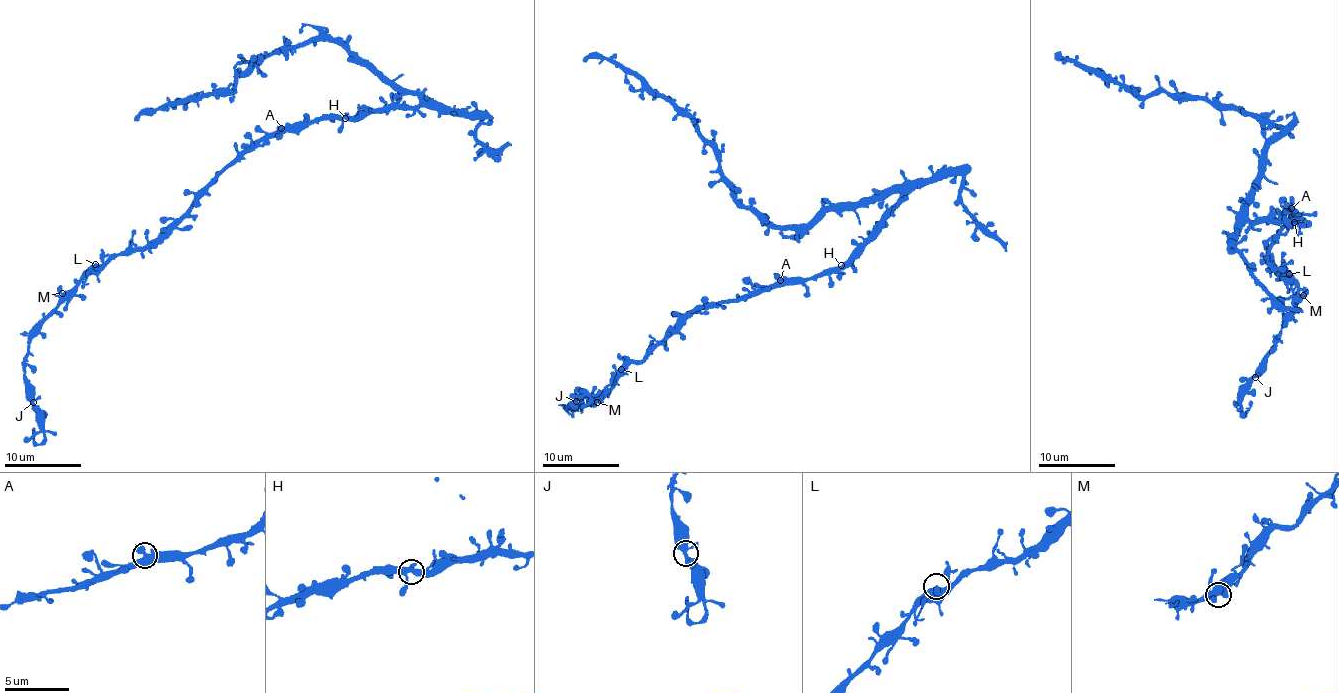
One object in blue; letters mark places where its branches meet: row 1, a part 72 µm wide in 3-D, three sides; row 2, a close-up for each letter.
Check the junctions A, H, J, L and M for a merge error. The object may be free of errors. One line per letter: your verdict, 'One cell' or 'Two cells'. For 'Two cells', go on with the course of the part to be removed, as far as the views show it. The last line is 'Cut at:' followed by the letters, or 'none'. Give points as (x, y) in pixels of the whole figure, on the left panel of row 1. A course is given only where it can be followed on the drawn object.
A: One cell
H: One cell
J: One cell
L: One cell
M: One cell
Cut at: none

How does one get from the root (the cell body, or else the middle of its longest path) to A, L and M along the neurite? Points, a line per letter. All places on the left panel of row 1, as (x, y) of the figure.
A: (344, 118), (292, 123), (281, 128)
L: (344, 118), (292, 123), (252, 142), (157, 238), (95, 264)
M: (344, 118), (292, 123), (252, 142), (157, 238), (111, 256), (71, 290), (62, 293)

